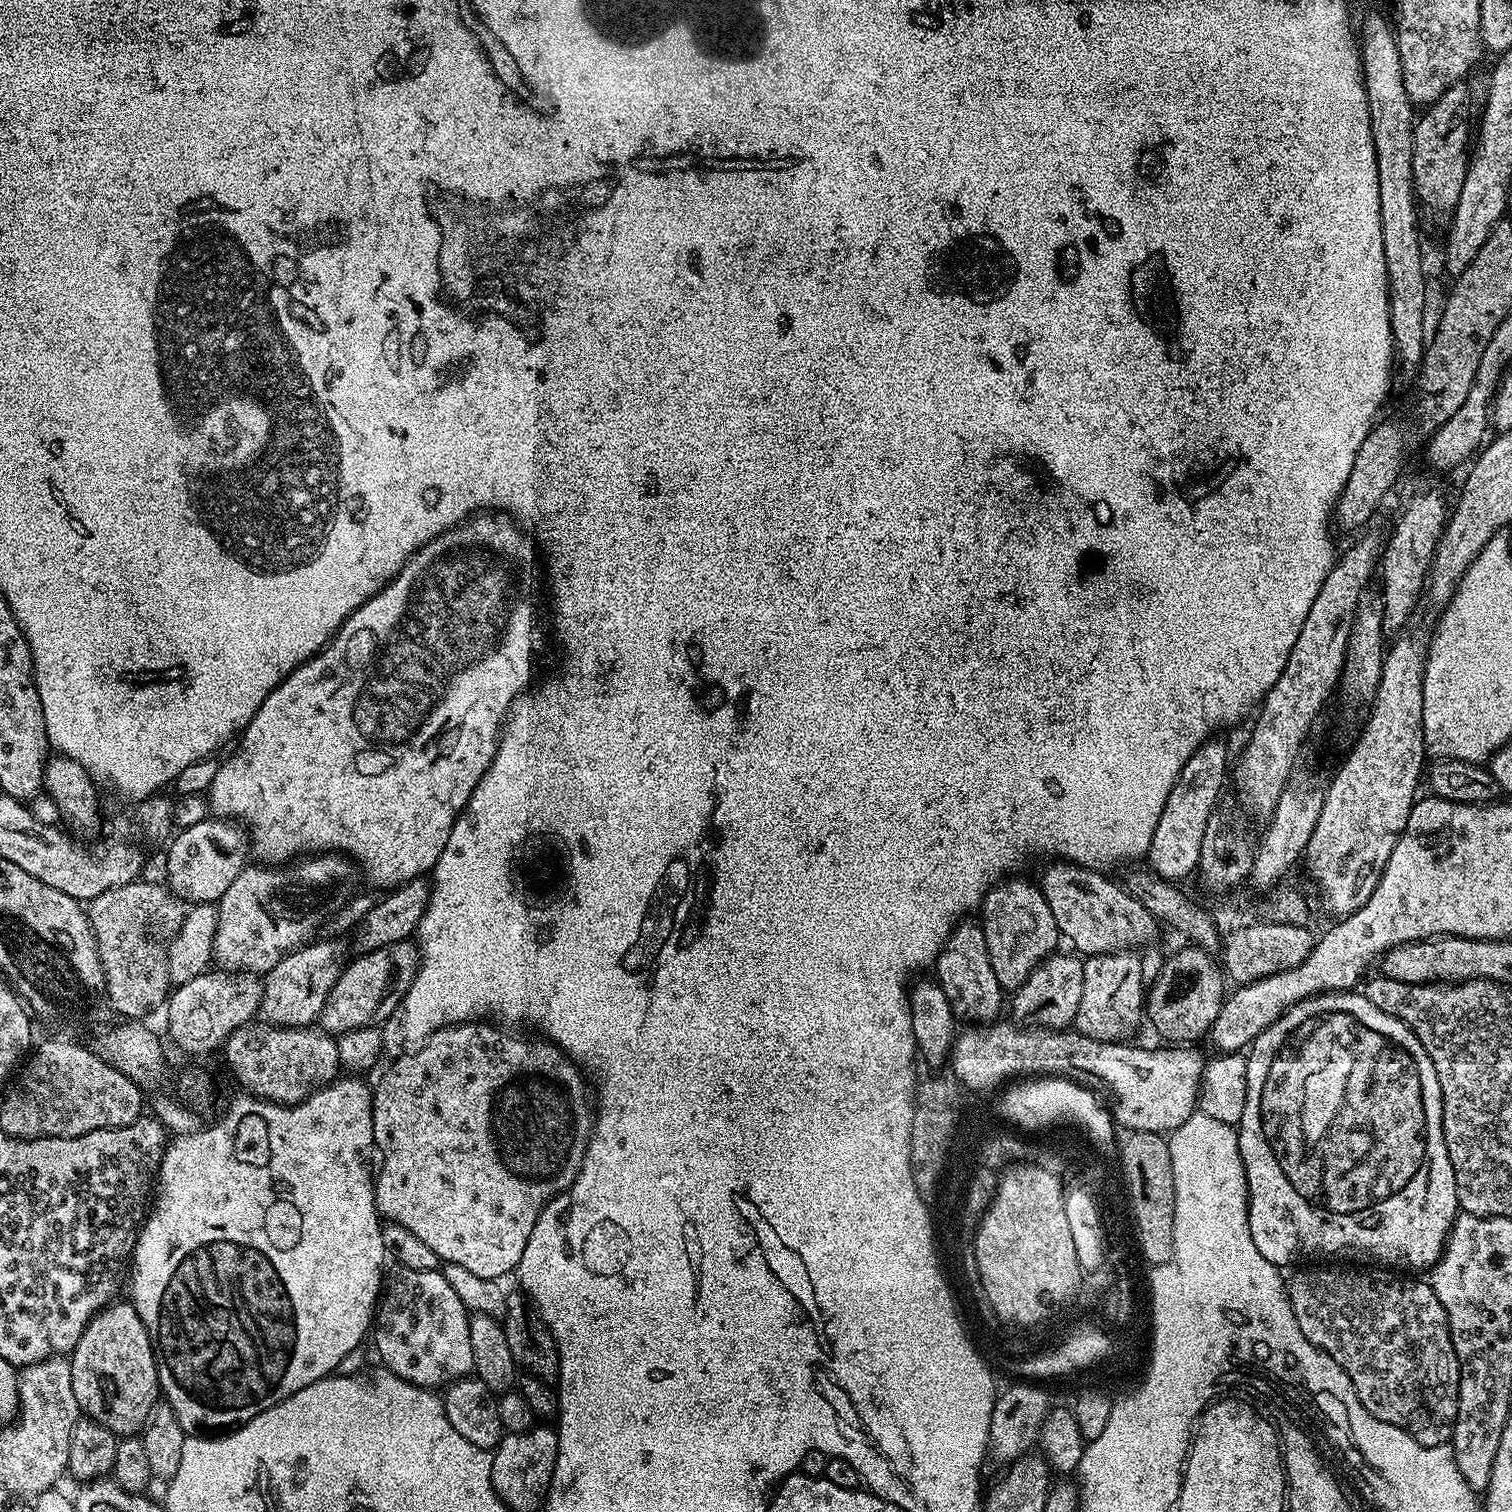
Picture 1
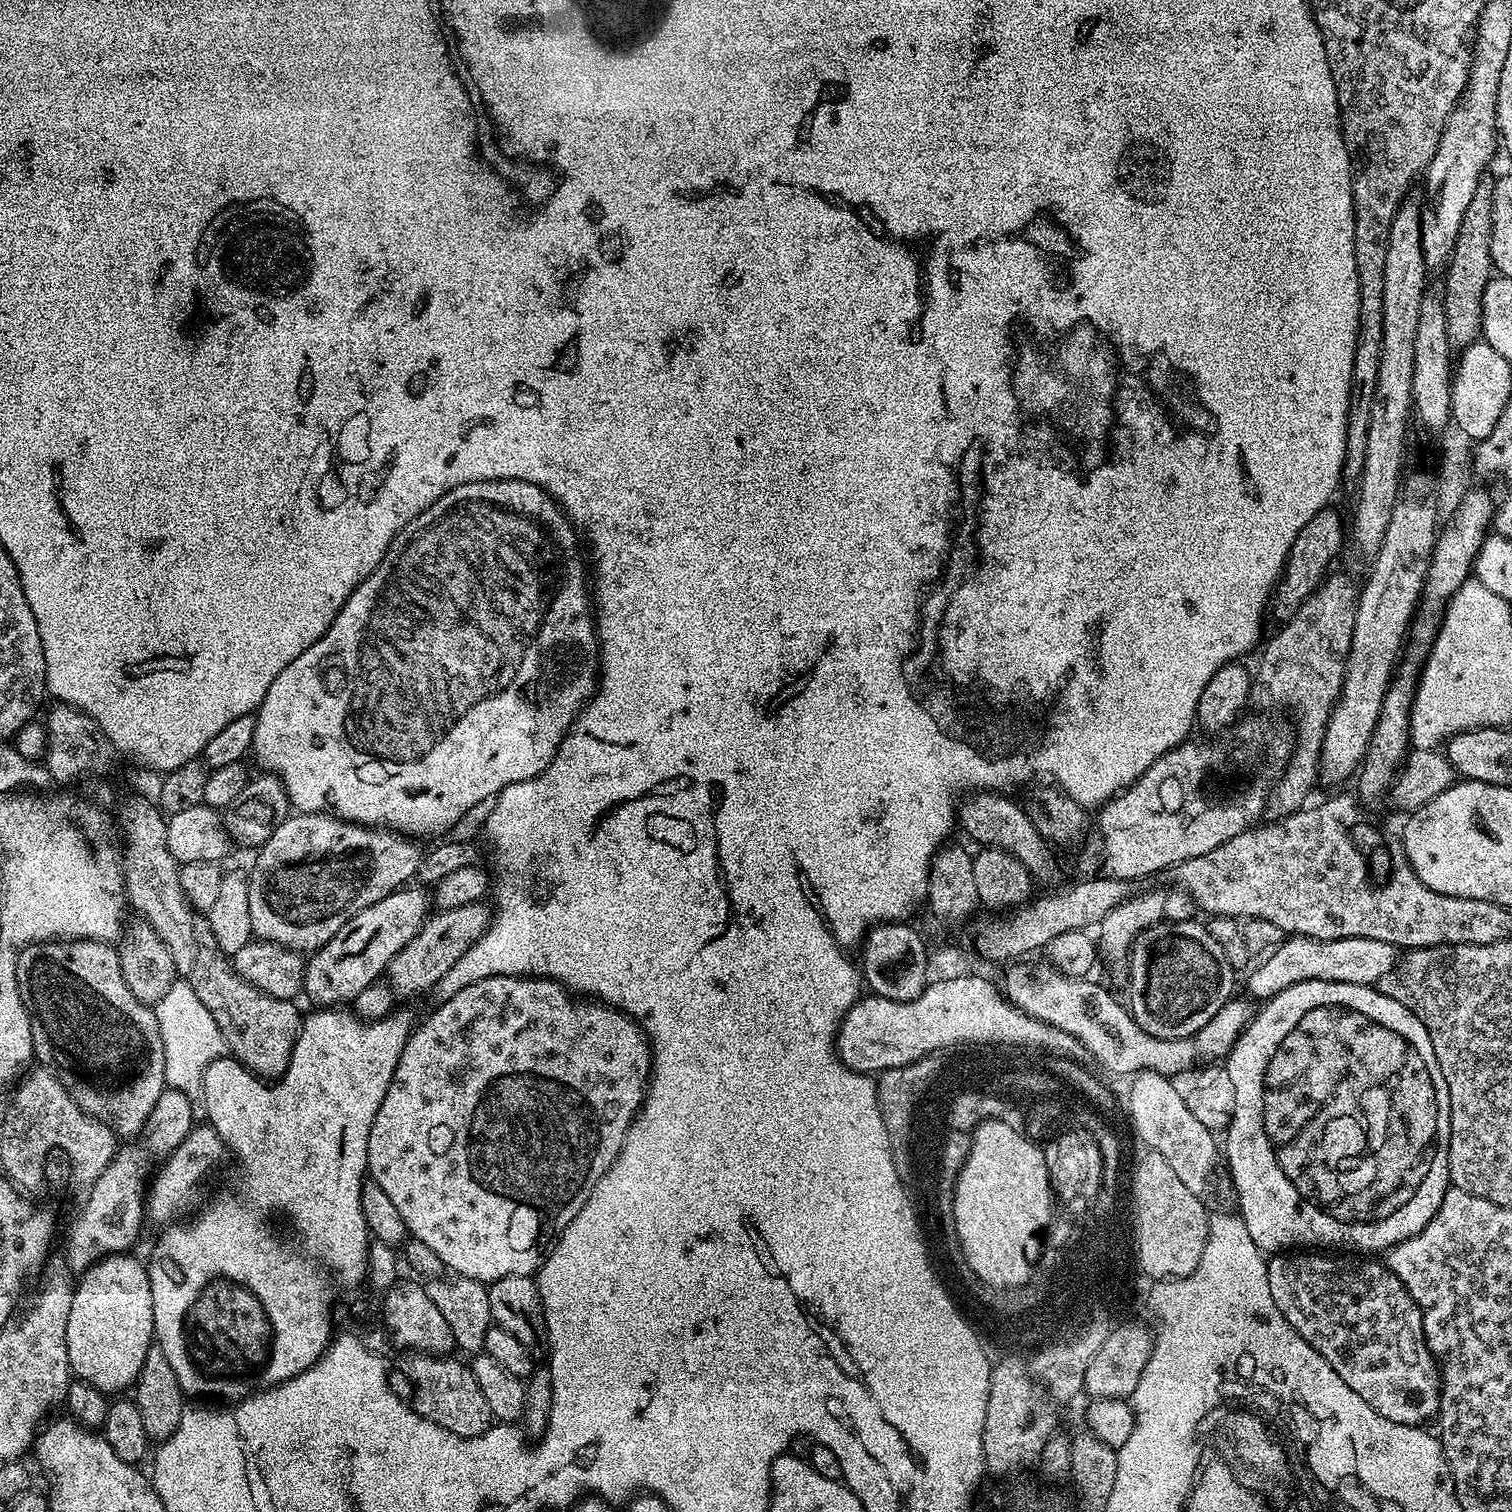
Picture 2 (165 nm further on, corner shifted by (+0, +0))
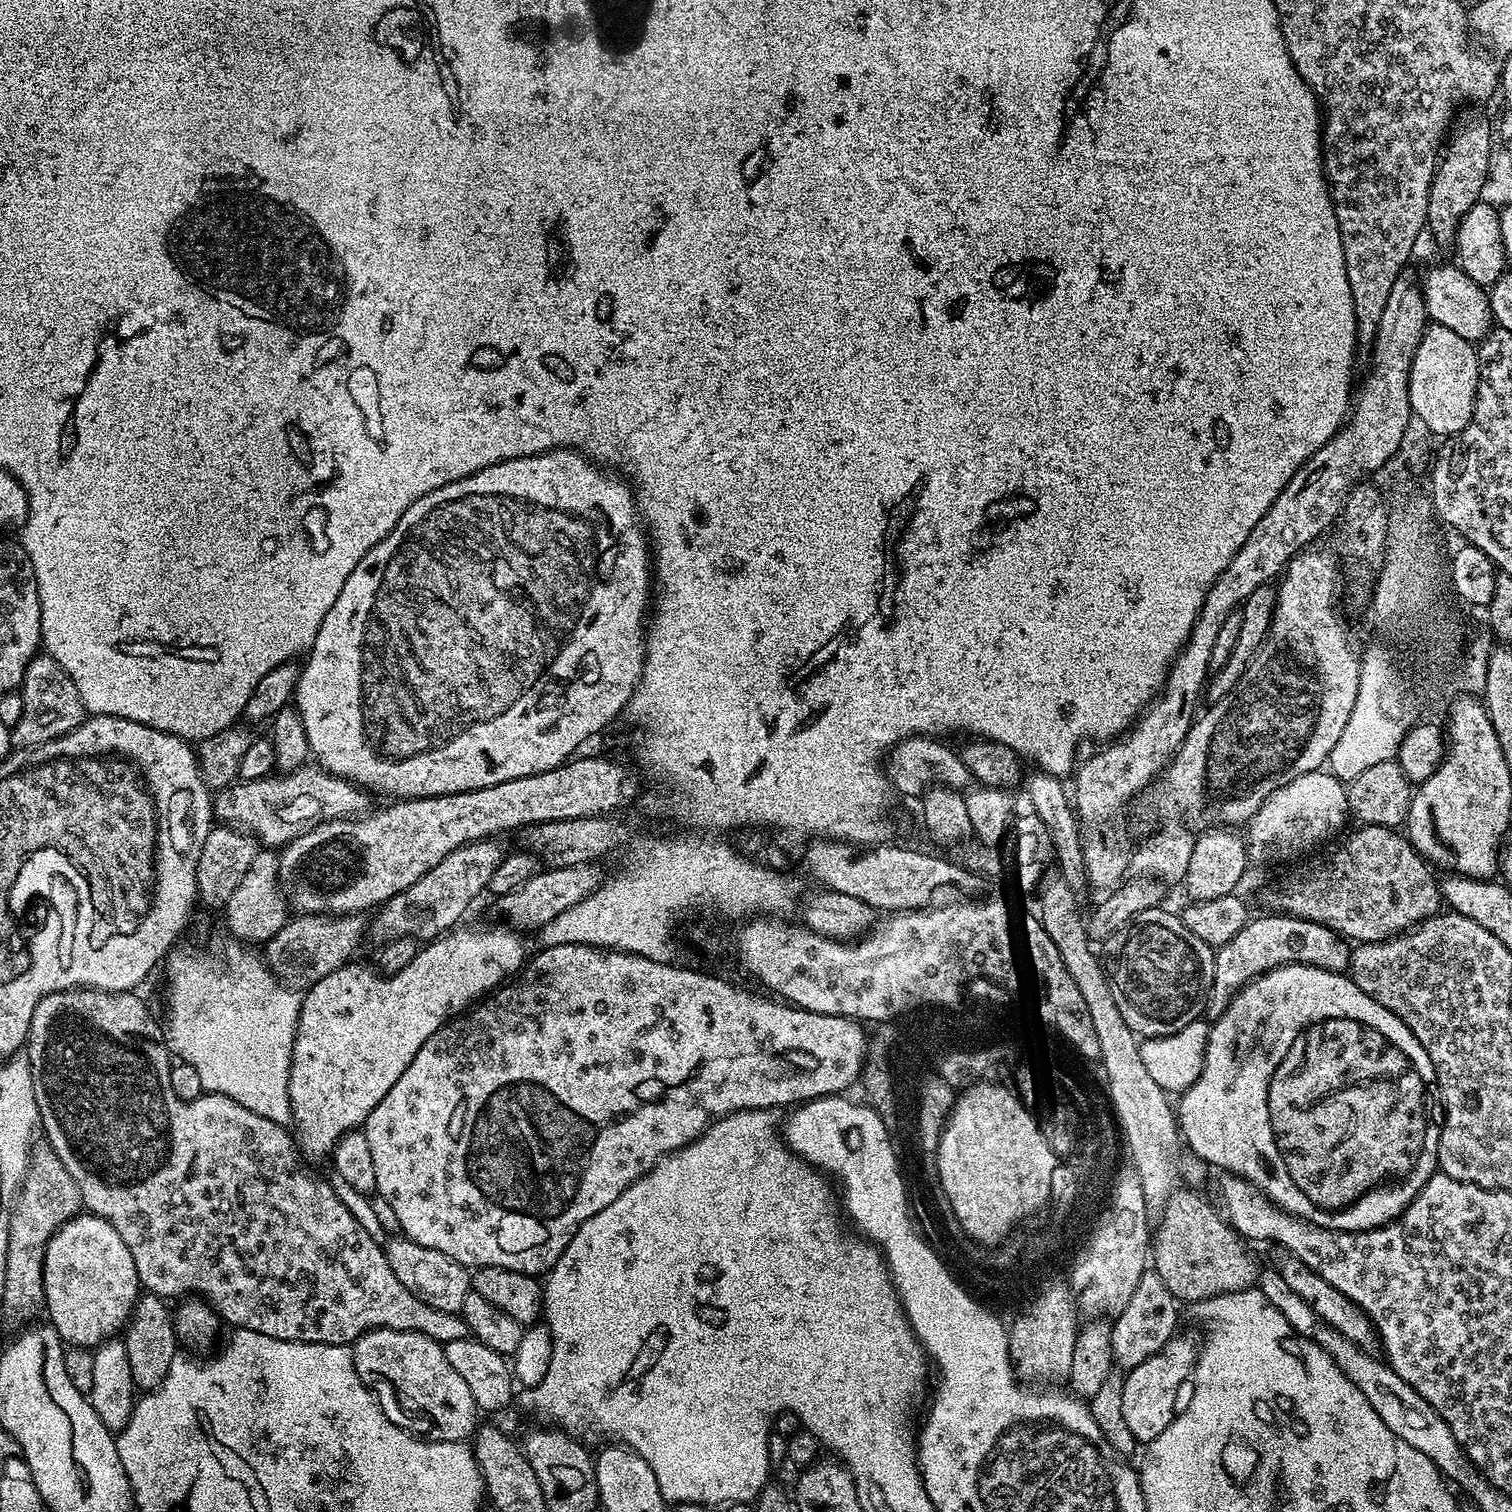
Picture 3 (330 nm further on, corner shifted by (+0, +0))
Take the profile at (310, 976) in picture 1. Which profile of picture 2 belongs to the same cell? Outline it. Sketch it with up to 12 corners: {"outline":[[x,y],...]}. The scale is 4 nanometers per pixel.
{"outline":[[399,888],[307,957],[313,1005],[351,1005],[420,933],[429,893]]}

